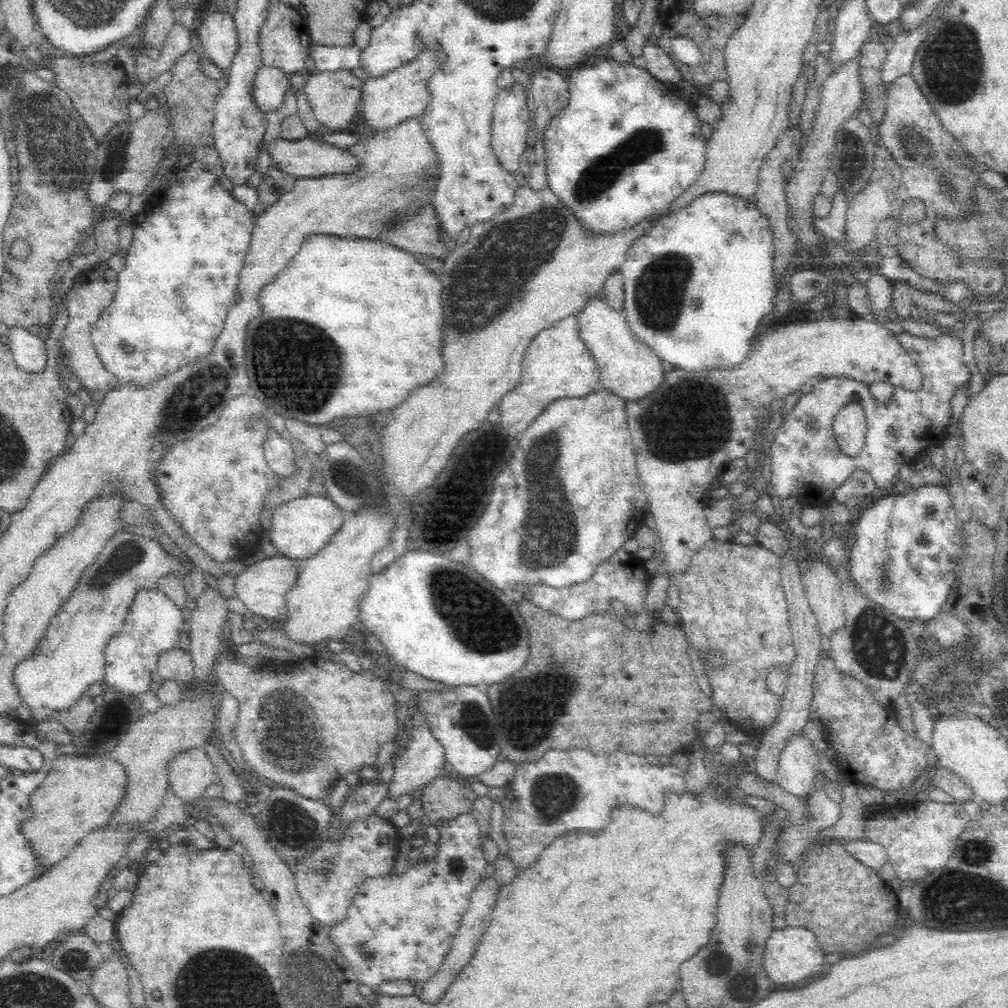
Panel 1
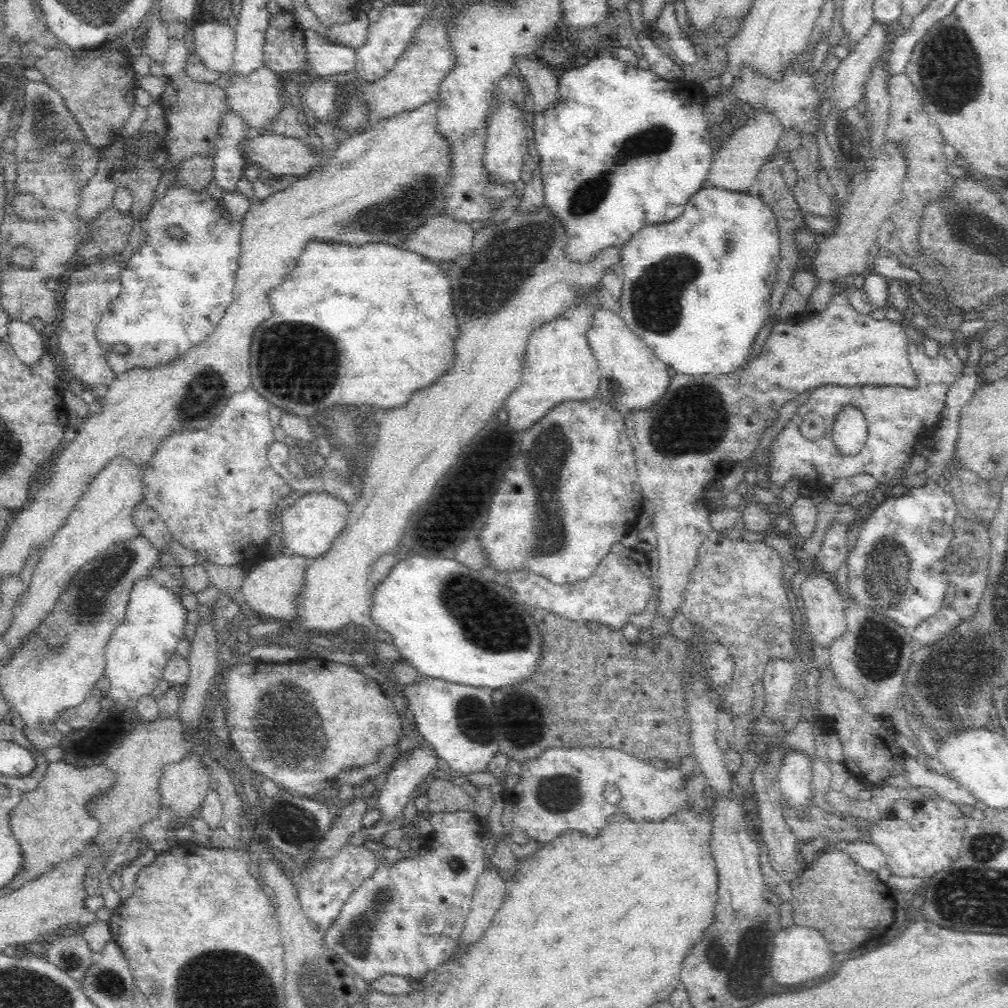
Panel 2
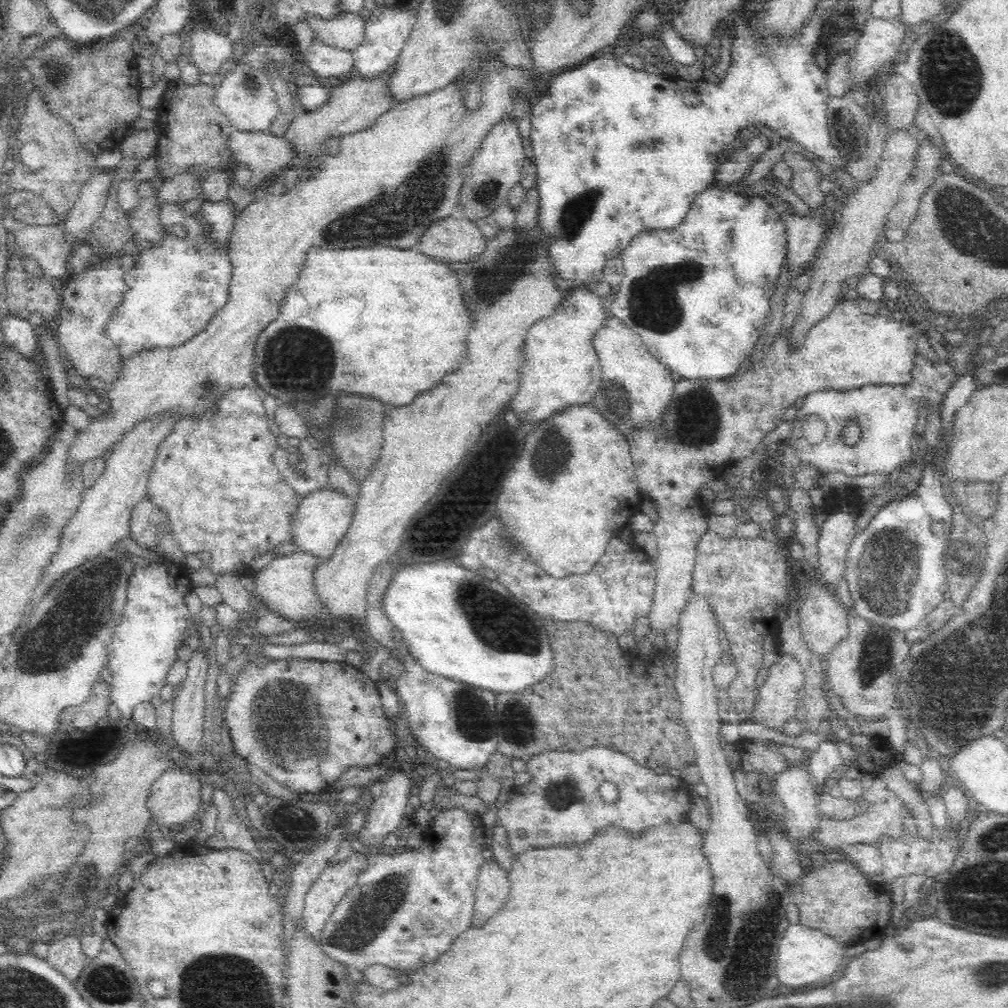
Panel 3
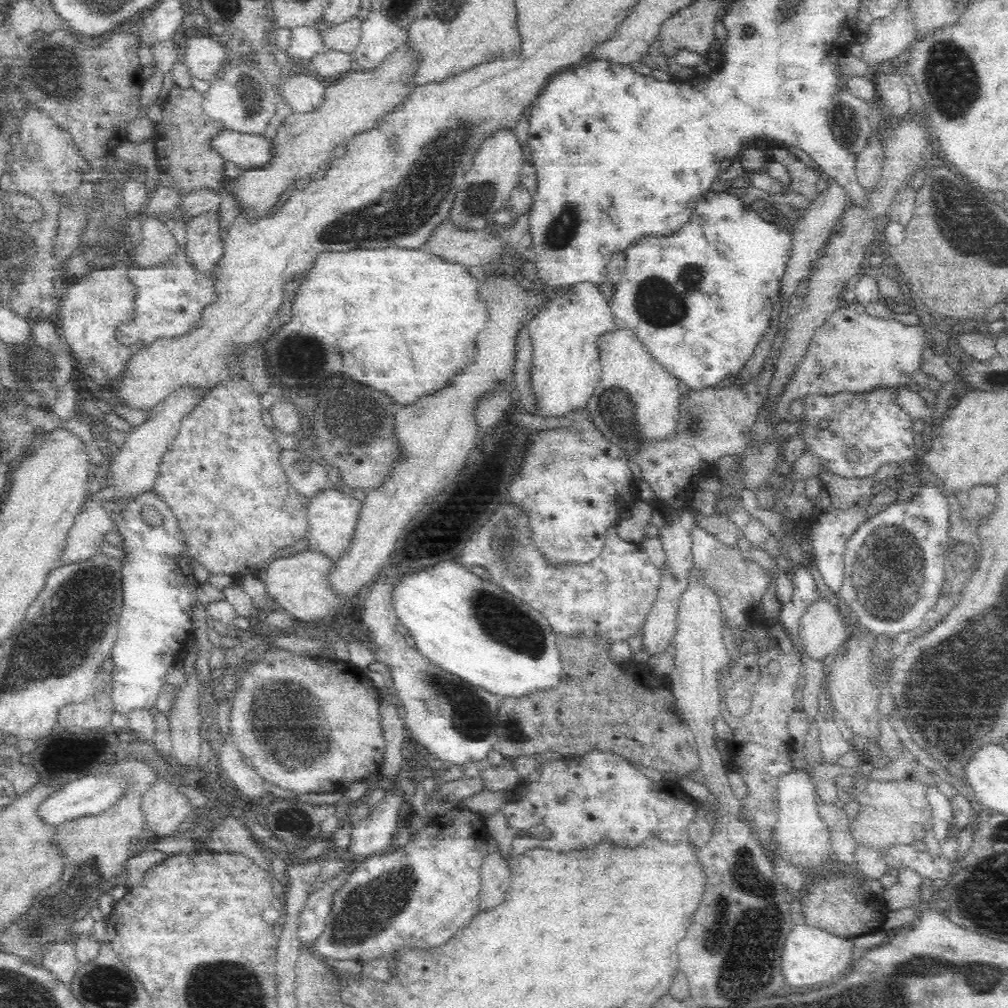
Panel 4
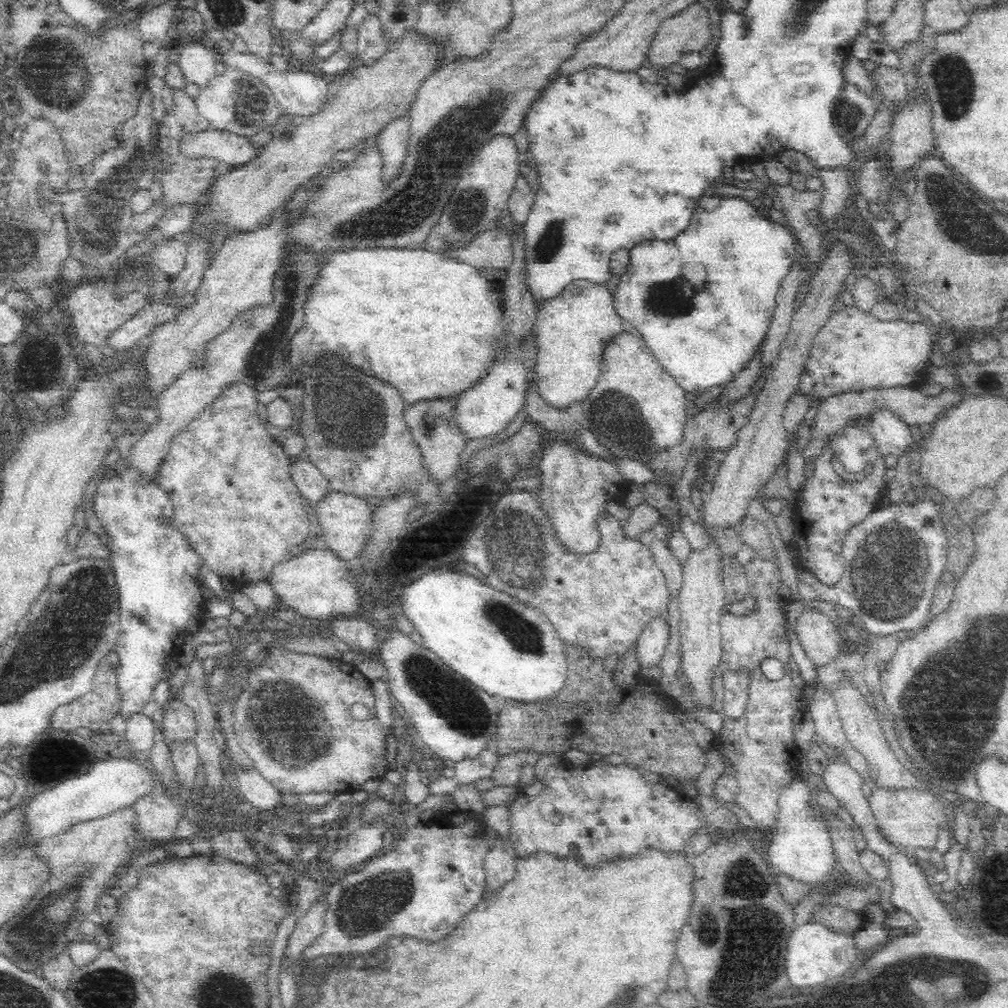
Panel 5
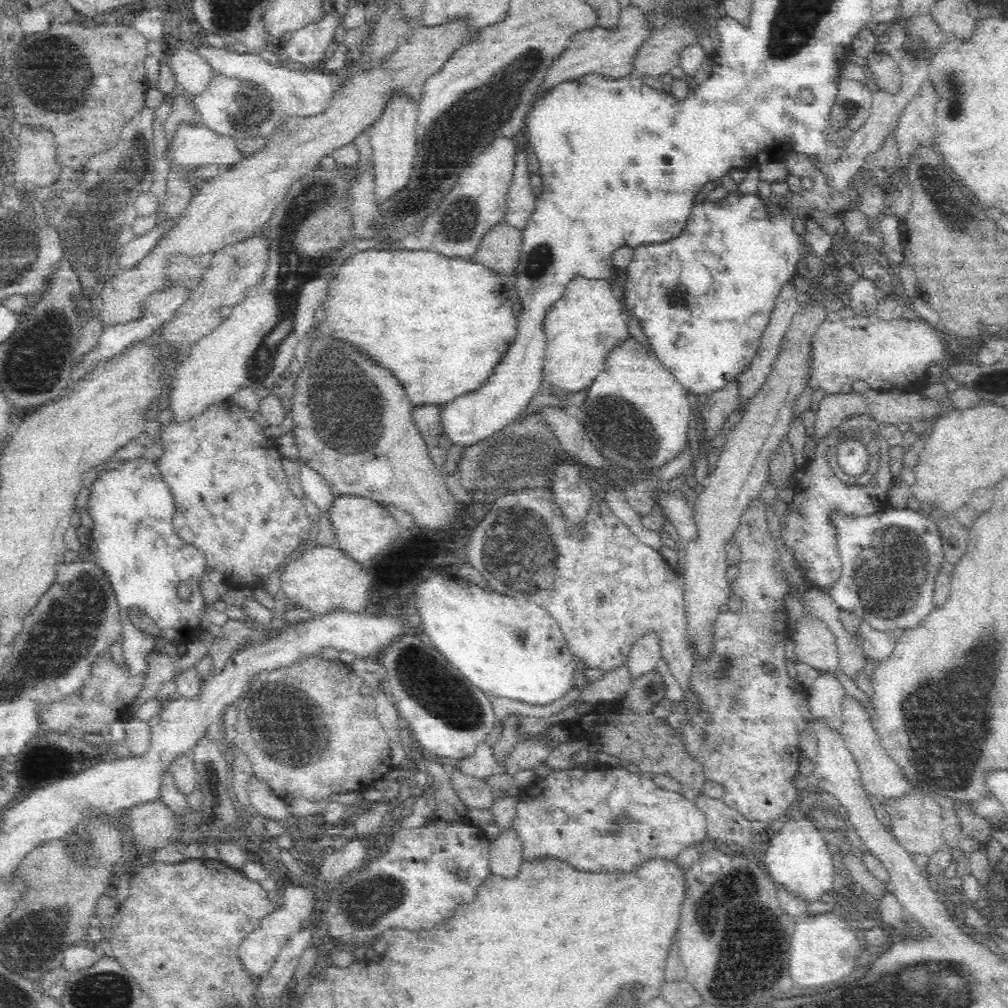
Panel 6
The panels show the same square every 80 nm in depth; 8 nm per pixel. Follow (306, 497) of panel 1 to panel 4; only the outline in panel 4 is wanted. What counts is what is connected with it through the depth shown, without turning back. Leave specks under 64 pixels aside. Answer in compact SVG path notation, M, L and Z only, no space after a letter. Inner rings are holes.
M338 489L322 491L307 503L308 518L311 520L311 529L306 536L311 543L318 546L318 550L327 552L334 560L340 560L349 554L355 542L355 534L359 528L359 520L363 514L363 501Z

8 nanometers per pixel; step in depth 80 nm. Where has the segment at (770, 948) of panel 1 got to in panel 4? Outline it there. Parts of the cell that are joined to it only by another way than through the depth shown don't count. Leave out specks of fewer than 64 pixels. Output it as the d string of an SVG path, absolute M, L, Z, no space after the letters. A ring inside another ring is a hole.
M810 924L794 926L792 932L788 934L784 947L782 961L784 976L790 984L802 986L802 988L828 982L832 976L842 974L844 968L854 964L852 952L856 952L856 950L854 950L851 937L830 934L830 932L810 926Z

